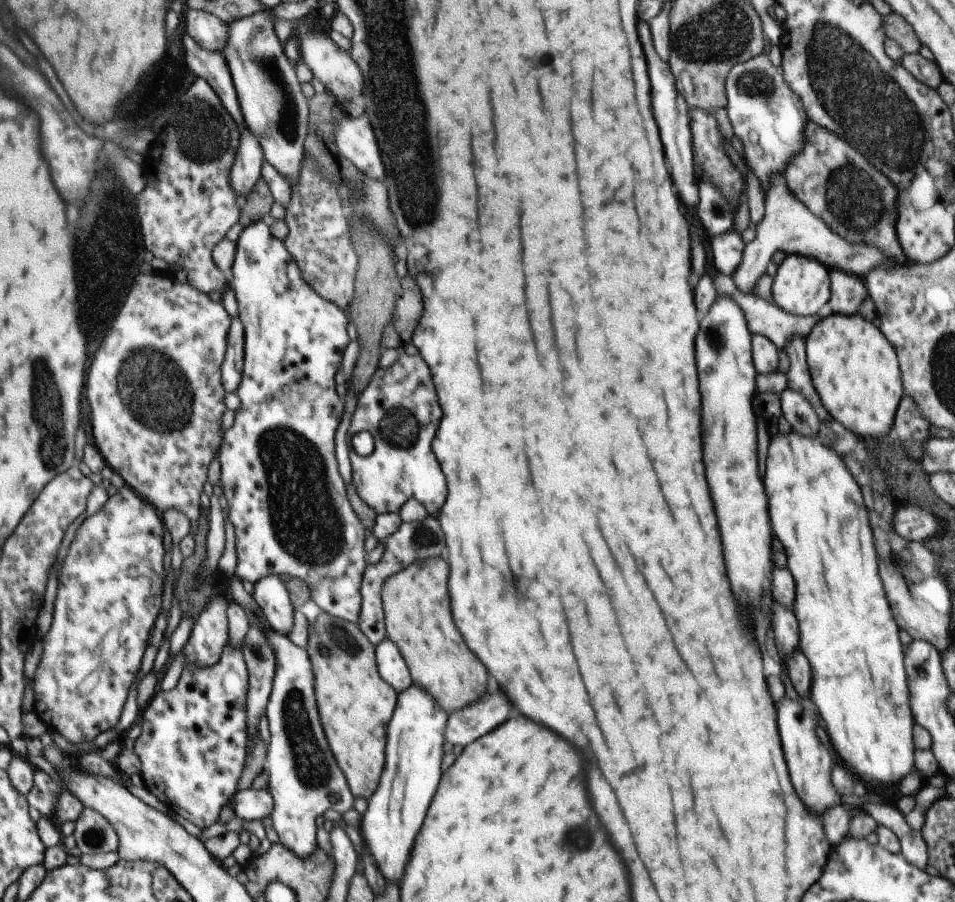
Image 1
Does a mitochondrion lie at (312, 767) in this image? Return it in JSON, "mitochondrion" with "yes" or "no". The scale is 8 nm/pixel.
{"mitochondrion":"yes"}

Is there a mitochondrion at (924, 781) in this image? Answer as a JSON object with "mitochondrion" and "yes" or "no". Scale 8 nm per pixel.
{"mitochondrion":"no"}

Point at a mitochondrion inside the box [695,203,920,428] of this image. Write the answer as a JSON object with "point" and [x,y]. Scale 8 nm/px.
{"point":[716,342]}

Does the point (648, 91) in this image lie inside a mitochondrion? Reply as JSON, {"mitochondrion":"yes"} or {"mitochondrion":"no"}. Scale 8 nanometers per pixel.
{"mitochondrion":"no"}

